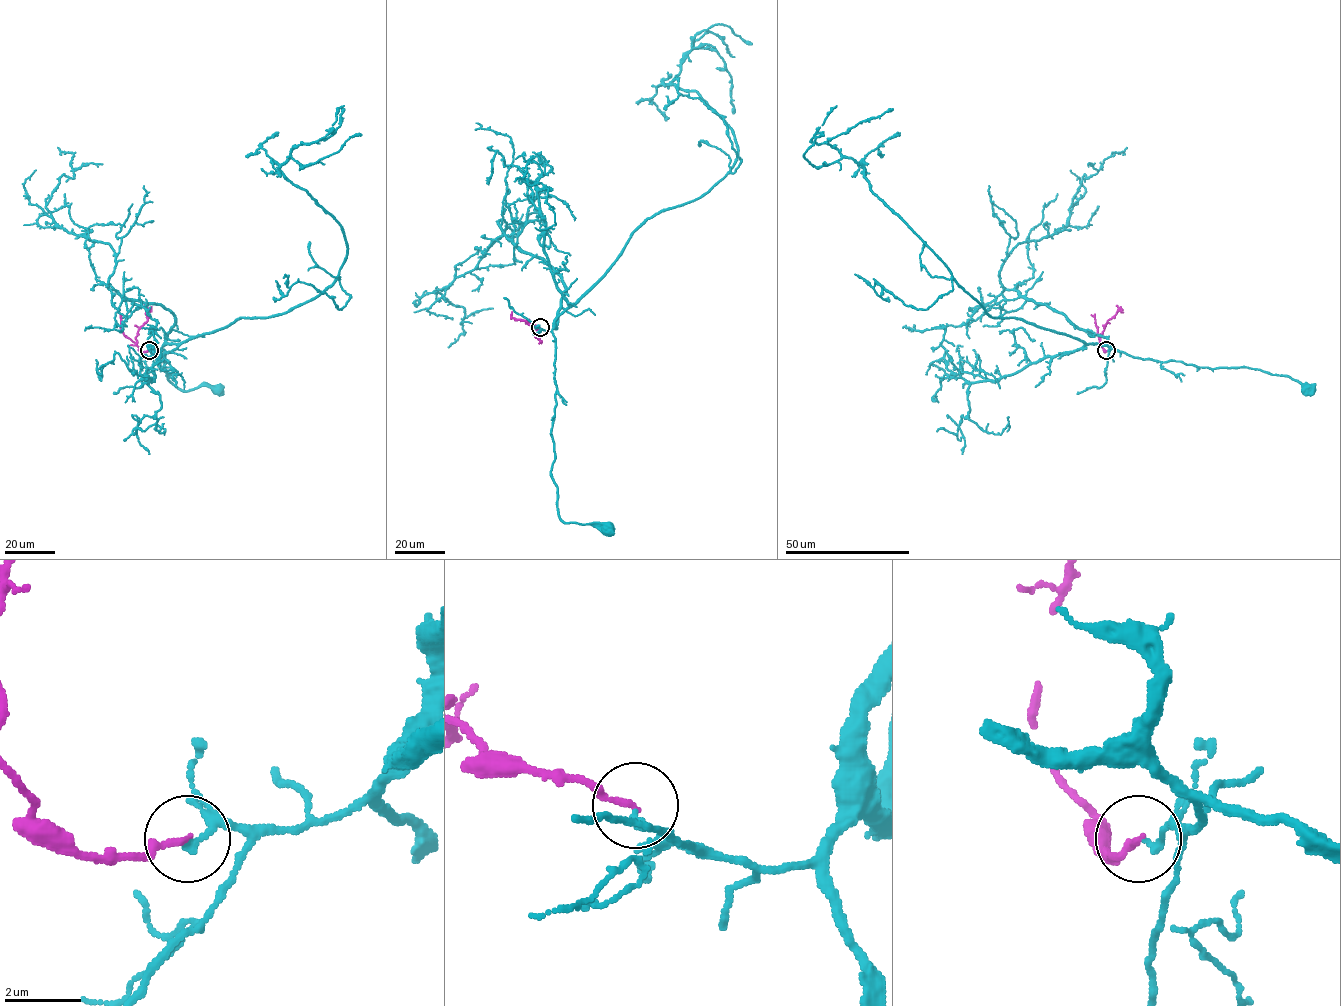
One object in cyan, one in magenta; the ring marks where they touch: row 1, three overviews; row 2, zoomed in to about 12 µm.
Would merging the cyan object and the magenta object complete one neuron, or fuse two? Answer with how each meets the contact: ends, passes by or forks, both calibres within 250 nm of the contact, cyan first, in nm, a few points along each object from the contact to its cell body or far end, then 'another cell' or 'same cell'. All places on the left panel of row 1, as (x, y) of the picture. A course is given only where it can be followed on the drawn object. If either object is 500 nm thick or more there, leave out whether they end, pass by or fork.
cyan ends there; magenta ends there; 190 nm thick on the cyan side, 150 nm on the other; cyan runs (149, 351), (164, 351), (166, 362), (160, 368), (182, 390), (202, 386), (221, 387), (218, 389); magenta runs (149, 351), (139, 349), (136, 337), (147, 321), (146, 312), (150, 308), (148, 312); same cell

